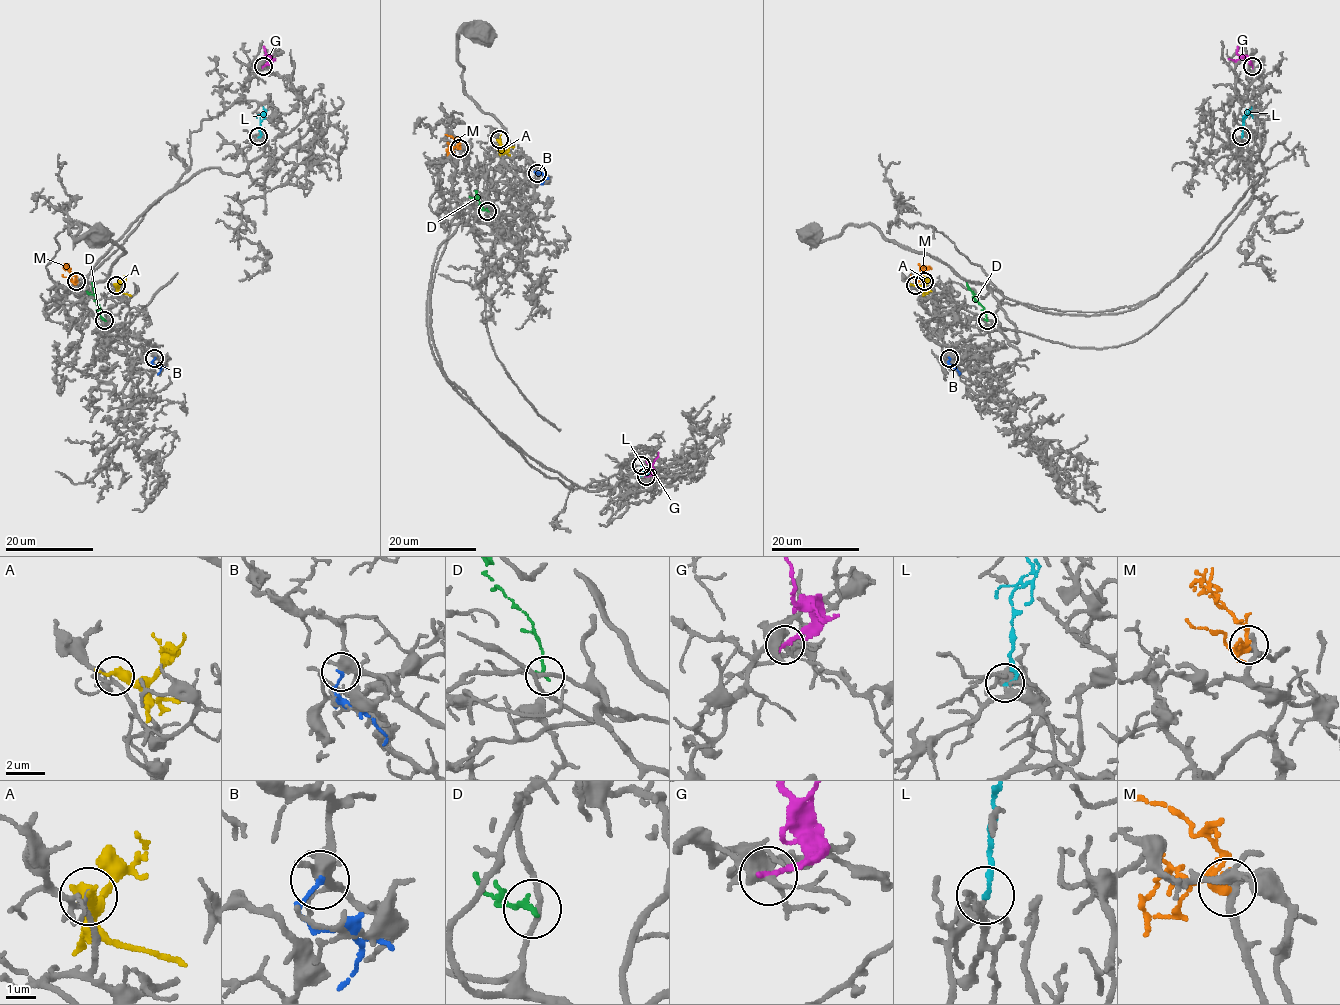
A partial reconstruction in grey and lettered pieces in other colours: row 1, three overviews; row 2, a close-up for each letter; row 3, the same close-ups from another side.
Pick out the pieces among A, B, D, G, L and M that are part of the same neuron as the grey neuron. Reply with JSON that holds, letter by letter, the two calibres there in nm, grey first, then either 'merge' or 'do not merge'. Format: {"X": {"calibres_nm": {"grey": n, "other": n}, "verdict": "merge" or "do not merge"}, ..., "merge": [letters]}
{"A": {"calibres_nm": {"grey": 120, "other": 550}, "verdict": "do not merge"}, "B": {"calibres_nm": {"grey": 380, "other": 140}, "verdict": "do not merge"}, "D": {"calibres_nm": {"grey": 180, "other": 200}, "verdict": "do not merge"}, "G": {"calibres_nm": {"grey": 380, "other": 200}, "verdict": "do not merge"}, "L": {"calibres_nm": {"grey": 200, "other": 160}, "verdict": "do not merge"}, "M": {"calibres_nm": {"grey": 280, "other": 280}, "verdict": "do not merge"}, "merge": []}

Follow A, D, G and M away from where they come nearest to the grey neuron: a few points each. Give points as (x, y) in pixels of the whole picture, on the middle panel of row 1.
A: (500, 139), (503, 147), (514, 147)
D: (488, 210), (482, 209), (474, 191)
G: (646, 476), (652, 473), (651, 465), (658, 452)
M: (459, 148), (456, 147), (447, 155)

